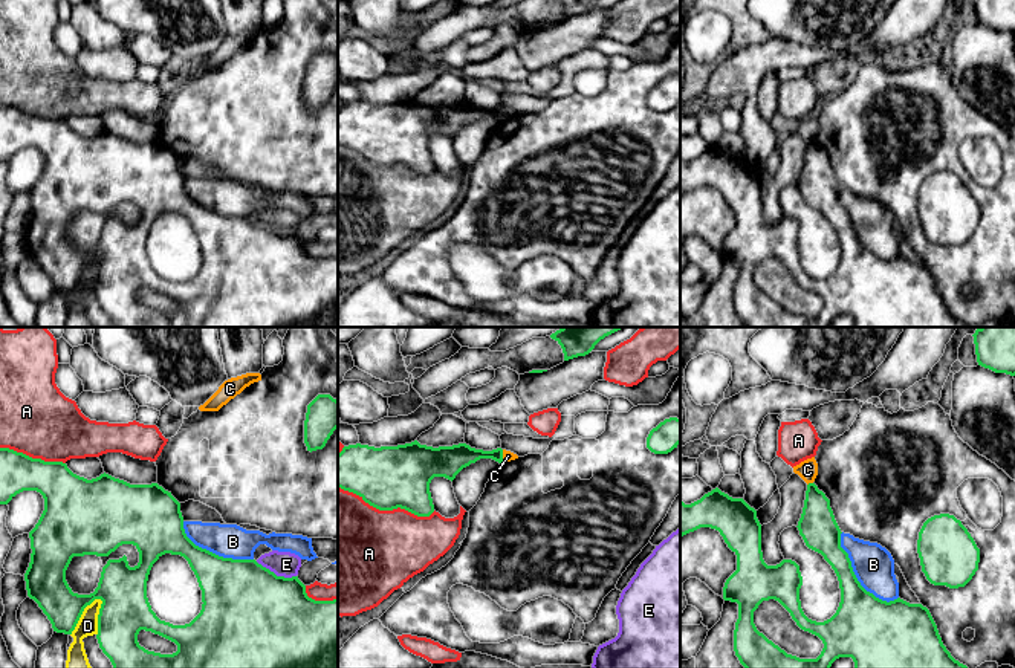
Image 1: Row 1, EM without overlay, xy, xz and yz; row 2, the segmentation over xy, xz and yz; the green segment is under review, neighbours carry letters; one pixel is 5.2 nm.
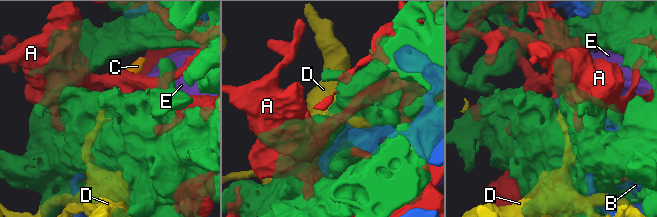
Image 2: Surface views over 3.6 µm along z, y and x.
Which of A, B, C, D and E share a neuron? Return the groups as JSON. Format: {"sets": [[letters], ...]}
{"sets": [["A"], ["B"], ["C"], ["D"], ["E"]]}

